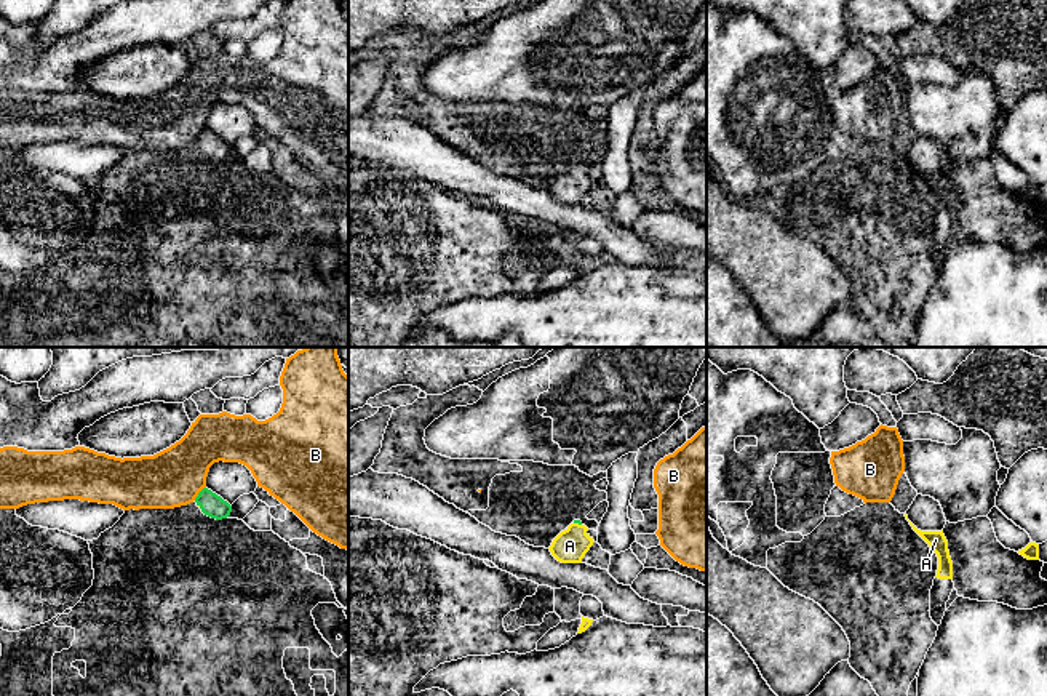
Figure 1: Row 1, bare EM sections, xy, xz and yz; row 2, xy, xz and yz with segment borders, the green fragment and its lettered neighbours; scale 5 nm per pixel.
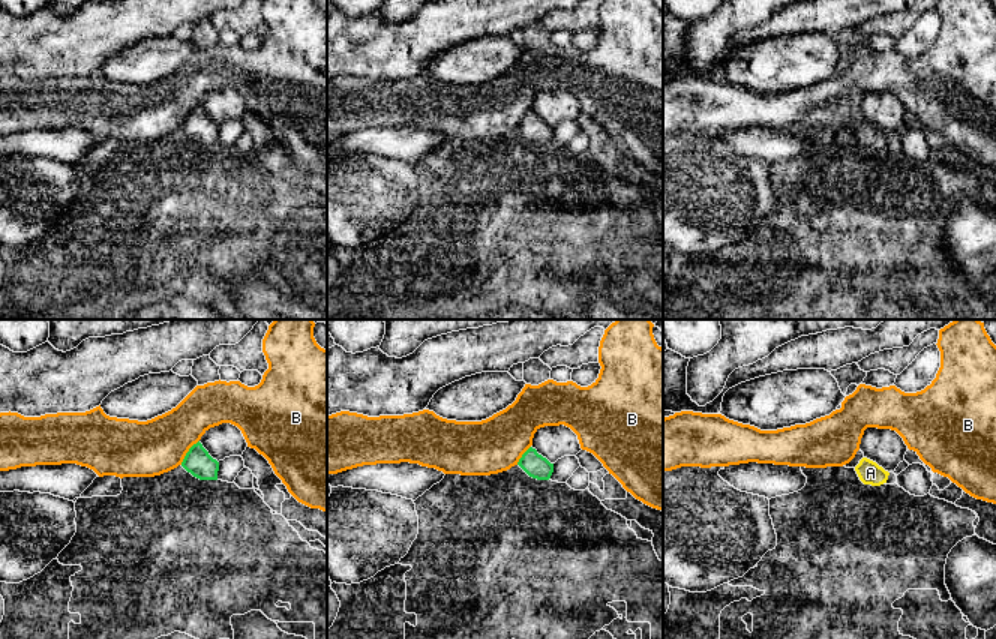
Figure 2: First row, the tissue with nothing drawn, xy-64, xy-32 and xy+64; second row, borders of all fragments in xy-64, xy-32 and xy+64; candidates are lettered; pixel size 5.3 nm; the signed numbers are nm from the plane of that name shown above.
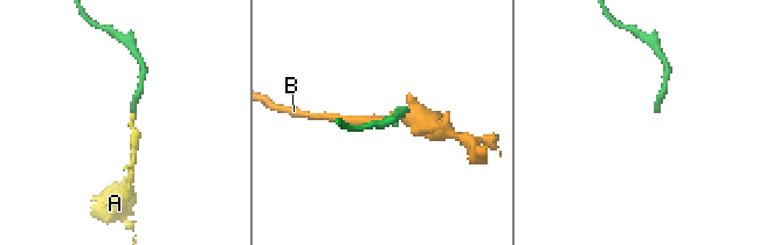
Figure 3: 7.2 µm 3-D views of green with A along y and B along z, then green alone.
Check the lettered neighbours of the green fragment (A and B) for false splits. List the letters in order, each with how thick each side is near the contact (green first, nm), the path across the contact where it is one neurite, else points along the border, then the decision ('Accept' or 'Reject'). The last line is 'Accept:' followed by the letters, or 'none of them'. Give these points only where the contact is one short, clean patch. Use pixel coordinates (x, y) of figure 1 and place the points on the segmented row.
A: Thickness 20 nm (green) against 170 nm. Accept
B: Thickness 120 nm (green) against 300 nm. Boundary: xy (205, 487), (194, 500). Reject
Accept: A

